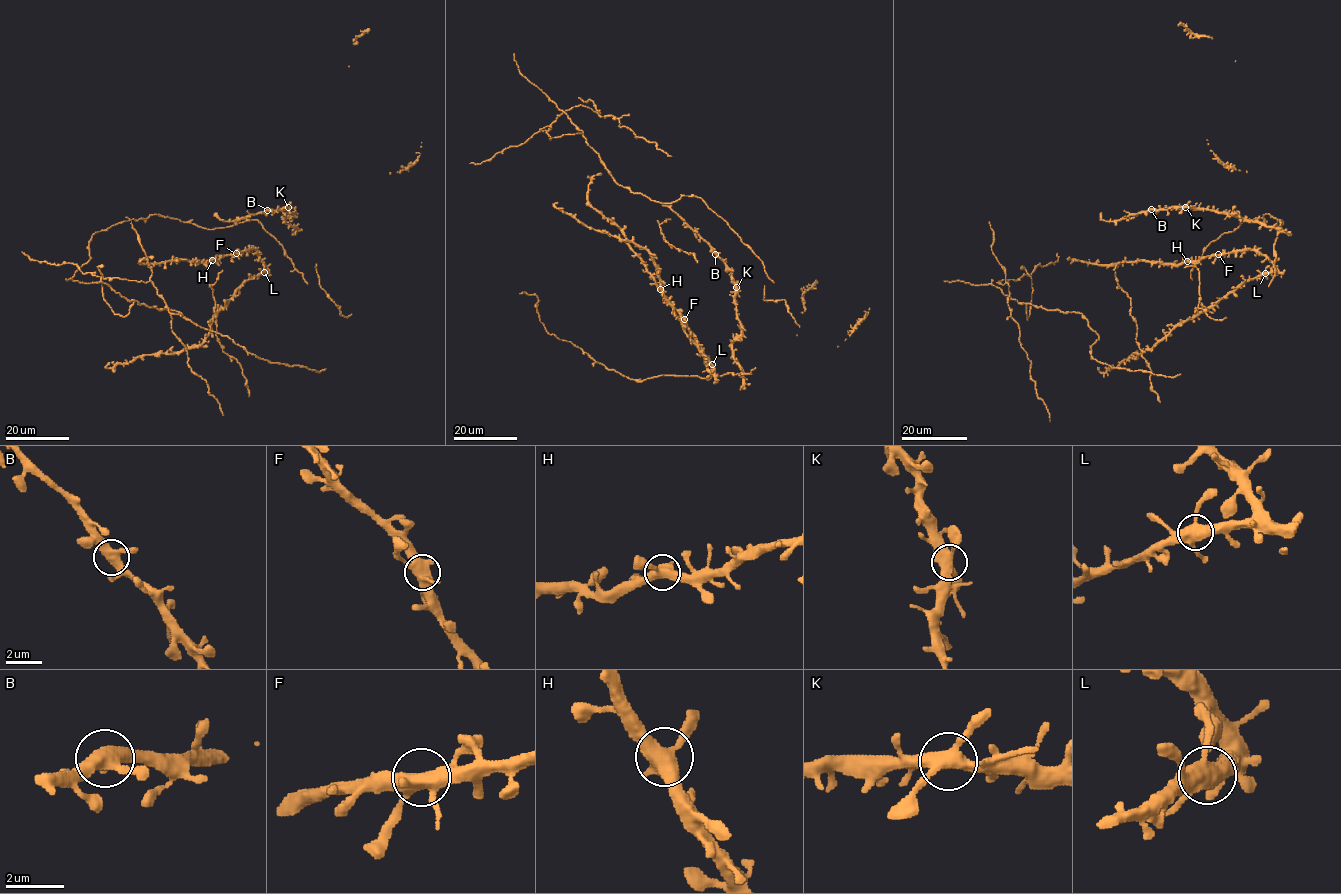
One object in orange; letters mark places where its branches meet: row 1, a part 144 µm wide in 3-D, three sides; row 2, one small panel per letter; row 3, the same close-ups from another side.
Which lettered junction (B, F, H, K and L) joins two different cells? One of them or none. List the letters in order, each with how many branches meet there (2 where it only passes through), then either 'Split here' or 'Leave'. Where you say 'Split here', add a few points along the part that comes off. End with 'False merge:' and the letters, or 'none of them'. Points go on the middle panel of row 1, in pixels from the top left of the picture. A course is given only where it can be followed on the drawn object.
B: Branches: 4. Leave
F: Branches: 4. Leave
H: Branches: 4. Leave
K: Branches: 4. Leave
L: Branches: 4. Leave
False merge: none of them

